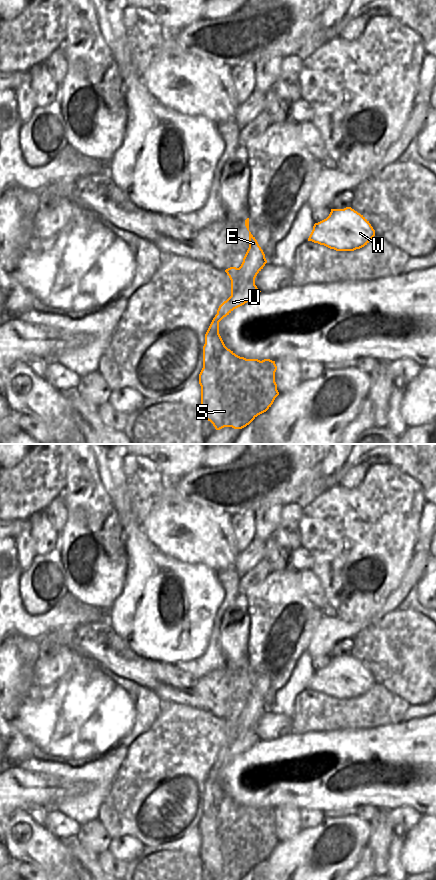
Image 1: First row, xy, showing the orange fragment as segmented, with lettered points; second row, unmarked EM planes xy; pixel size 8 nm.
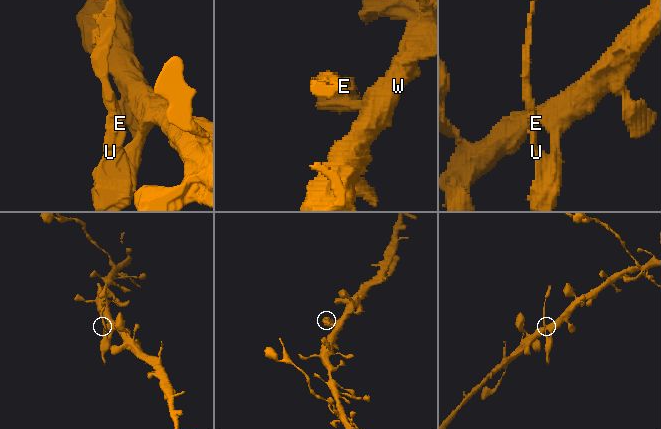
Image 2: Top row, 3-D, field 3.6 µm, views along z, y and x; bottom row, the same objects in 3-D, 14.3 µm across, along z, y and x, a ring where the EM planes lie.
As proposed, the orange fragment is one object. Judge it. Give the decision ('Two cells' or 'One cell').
Two cells.

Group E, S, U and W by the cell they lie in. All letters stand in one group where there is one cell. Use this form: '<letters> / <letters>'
E / S U W

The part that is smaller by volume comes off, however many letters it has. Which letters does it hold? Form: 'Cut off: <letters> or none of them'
Cut off: E

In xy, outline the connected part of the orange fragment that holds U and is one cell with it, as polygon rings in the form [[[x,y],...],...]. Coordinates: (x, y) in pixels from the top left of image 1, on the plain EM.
[[[248,733],[244,739],[236,739],[218,756],[206,782],[203,794],[203,816],[199,822],[203,867],[210,869],[216,878],[224,875],[242,877],[258,863],[266,860],[279,843],[275,830],[277,814],[275,809],[246,807],[228,797],[220,782],[219,770],[234,757],[253,747],[261,739],[256,733]]]

